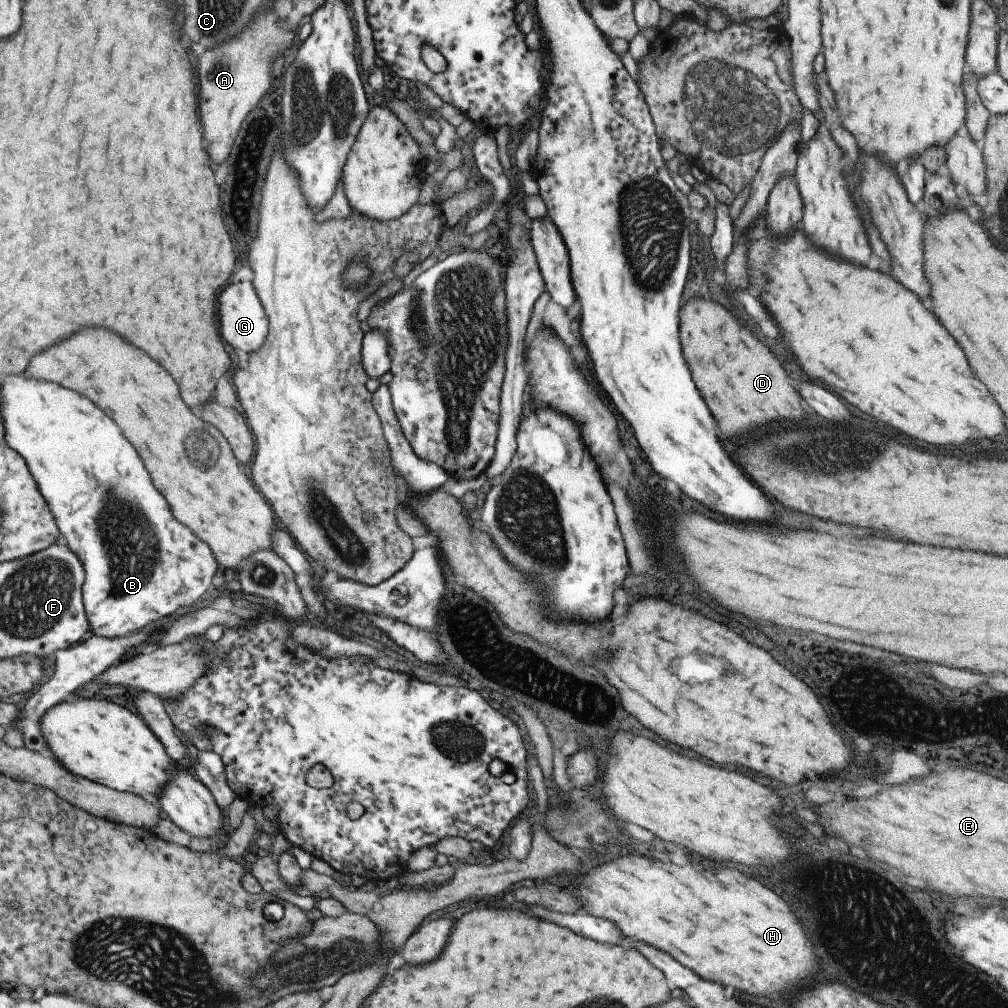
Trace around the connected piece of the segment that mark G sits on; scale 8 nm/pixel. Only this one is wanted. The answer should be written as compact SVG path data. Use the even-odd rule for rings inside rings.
M249 282L229 284L219 294L217 304L219 304L219 326L221 326L221 318L223 318L221 336L225 338L225 342L235 350L243 350L245 354L259 350L267 336L267 318L265 318L265 312L261 308L261 302L259 302L253 286Z

